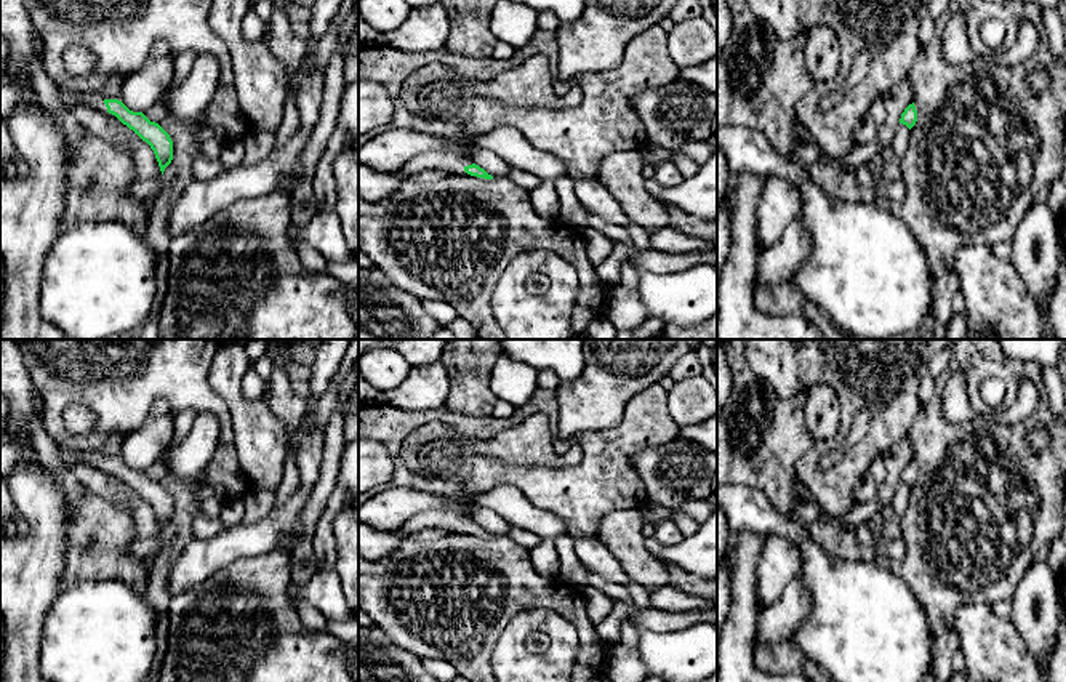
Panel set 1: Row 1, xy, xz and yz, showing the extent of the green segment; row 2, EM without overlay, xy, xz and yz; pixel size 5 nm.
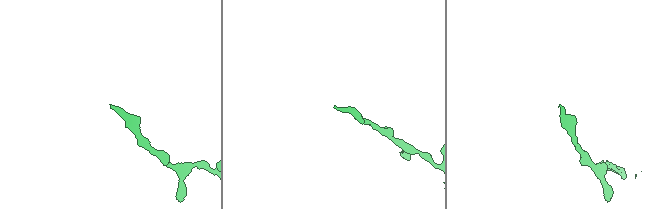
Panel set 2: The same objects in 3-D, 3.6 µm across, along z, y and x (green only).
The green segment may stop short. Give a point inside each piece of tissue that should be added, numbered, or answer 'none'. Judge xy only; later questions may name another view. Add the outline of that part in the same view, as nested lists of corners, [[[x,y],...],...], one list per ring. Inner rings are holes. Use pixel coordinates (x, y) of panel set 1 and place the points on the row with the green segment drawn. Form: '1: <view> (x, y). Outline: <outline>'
1: xy (92, 100). Outline: [[[80,91],[80,102],[94,110],[107,110],[104,99],[106,98],[99,96],[98,93]]]

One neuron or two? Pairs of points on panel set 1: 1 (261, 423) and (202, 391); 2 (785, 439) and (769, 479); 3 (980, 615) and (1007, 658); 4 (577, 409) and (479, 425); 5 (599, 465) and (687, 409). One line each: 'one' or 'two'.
1: two
2: one
3: one
4: two
5: two

